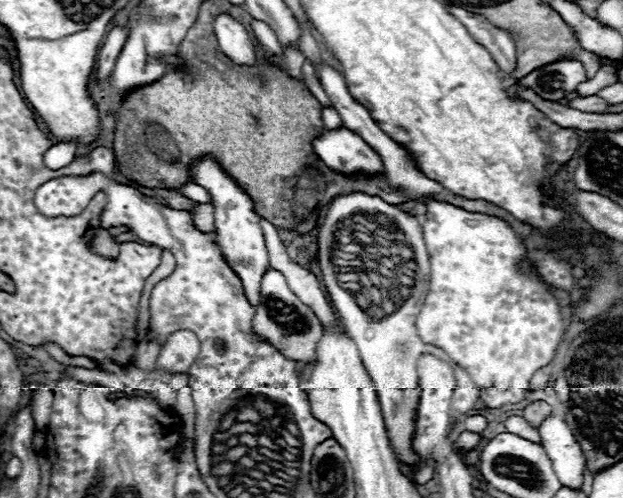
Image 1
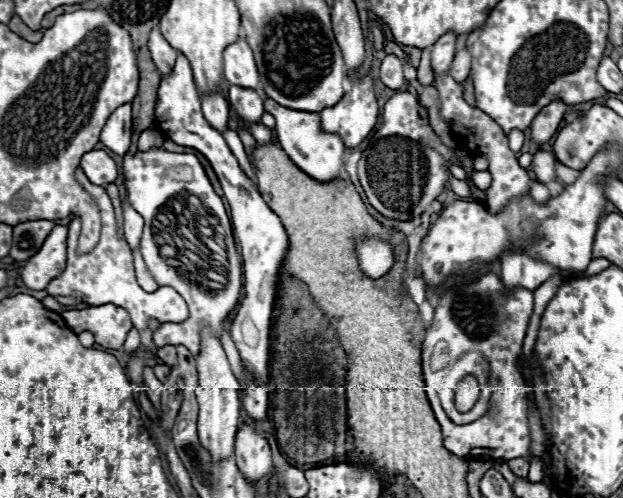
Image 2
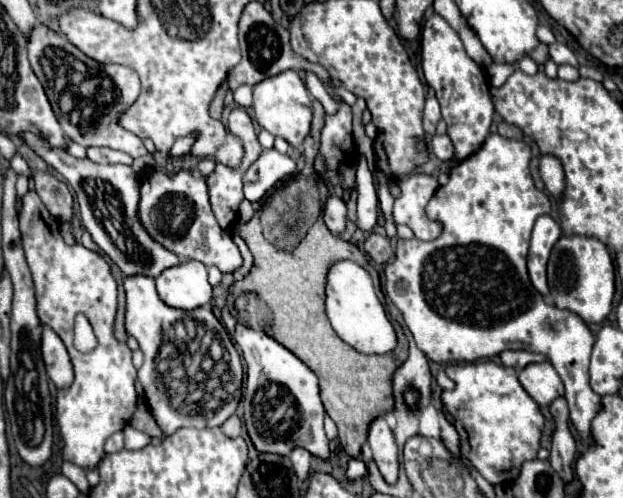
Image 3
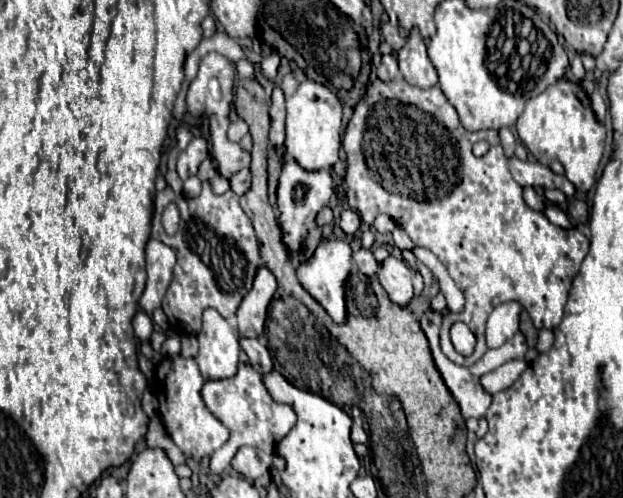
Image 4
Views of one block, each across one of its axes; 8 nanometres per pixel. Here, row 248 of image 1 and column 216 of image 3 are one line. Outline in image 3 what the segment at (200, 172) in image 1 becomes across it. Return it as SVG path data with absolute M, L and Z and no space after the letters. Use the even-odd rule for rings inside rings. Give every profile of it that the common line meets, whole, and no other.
M158 170L146 174L142 178L138 214L148 234L174 254L198 260L206 266L216 266L222 274L234 272L242 266L242 256L232 236L216 224L208 200L208 188L200 174L190 174L184 170L172 176L166 176Z

